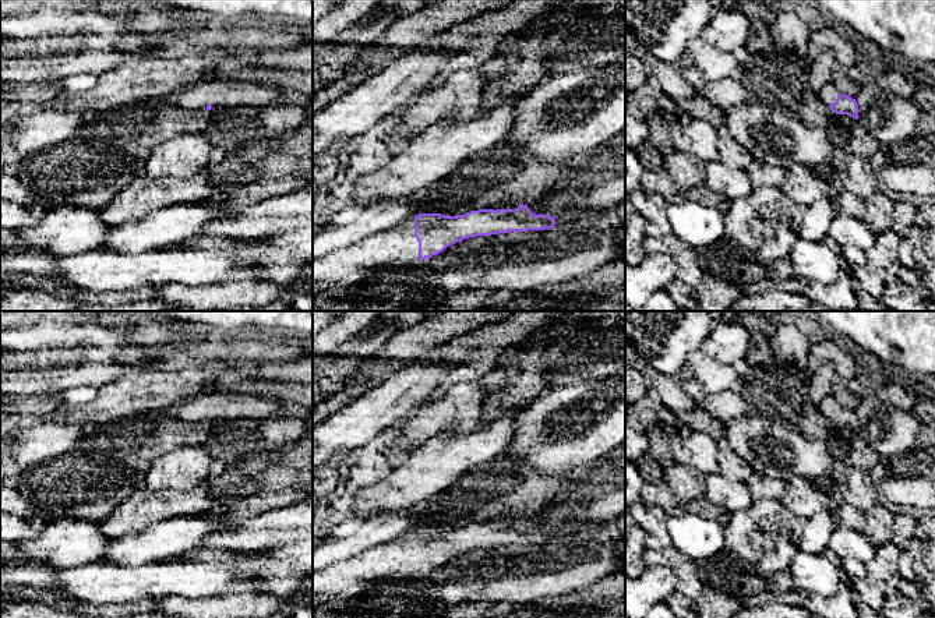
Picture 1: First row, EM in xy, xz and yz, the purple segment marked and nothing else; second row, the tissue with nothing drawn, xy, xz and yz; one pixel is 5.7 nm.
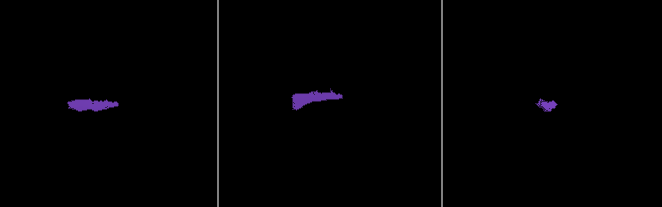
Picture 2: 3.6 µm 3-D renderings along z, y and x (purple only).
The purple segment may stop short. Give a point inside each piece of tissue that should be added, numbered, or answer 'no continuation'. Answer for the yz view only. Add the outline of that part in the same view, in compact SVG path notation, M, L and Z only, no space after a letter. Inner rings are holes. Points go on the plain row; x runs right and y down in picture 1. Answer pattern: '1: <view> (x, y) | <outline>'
1: yz (828, 406) | M830 393L823 398L823 400L819 403L818 409L825 417L829 419L830 416L836 414L837 406L839 406L837 400Z

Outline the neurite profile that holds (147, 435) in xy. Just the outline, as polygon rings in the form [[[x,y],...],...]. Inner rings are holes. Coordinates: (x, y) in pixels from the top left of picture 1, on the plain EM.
[[[163,412],[140,413],[88,425],[84,438],[67,455],[87,456],[105,467],[133,470],[145,477],[155,458],[204,444],[209,430],[207,421],[184,421]]]

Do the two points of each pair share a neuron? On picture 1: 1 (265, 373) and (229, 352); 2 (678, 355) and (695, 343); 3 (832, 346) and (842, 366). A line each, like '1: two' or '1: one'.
1: two
2: one
3: one

